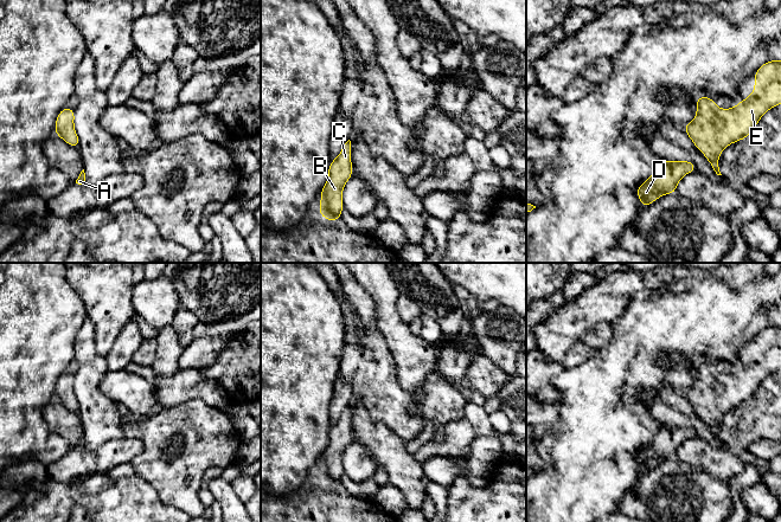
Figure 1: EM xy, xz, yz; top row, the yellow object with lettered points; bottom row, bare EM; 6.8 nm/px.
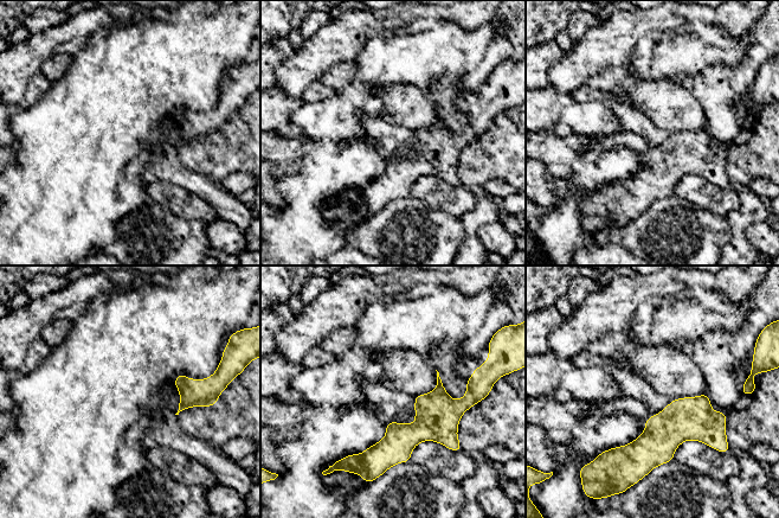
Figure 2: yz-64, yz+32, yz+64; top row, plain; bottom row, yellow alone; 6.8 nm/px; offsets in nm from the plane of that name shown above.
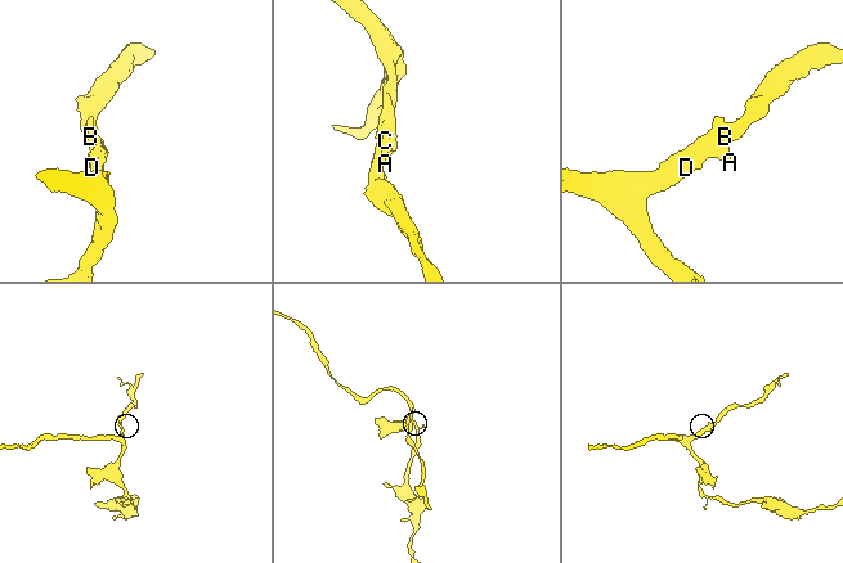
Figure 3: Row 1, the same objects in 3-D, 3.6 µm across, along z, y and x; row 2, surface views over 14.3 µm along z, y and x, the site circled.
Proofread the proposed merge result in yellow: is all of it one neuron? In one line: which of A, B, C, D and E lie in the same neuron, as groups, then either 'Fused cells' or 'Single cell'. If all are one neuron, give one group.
Groups: A B C D E. Single cell

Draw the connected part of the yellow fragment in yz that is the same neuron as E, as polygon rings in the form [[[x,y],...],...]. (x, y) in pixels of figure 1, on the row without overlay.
[[[769,326],[758,333],[755,337],[755,354],[753,359],[741,366],[735,373],[718,374],[716,367],[705,361],[700,361],[696,366],[697,380],[692,387],[684,392],[684,395],[693,406],[693,410],[703,417],[716,439],[722,440],[718,432],[722,415],[730,408],[749,401],[762,380],[781,369],[781,326]]]

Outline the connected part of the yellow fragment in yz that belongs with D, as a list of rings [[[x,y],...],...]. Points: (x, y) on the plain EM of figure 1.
[[[667,426],[659,428],[652,442],[636,453],[642,471],[648,471],[664,459],[672,459],[677,449],[687,438],[694,438],[696,432],[691,426]]]

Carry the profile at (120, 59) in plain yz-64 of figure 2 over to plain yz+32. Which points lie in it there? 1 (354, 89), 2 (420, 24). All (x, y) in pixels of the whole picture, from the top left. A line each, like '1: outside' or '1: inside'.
1: inside
2: outside

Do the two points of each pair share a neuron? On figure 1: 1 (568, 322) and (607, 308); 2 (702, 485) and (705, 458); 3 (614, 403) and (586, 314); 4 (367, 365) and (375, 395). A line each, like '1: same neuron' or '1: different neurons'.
1: same neuron
2: different neurons
3: different neurons
4: same neuron

